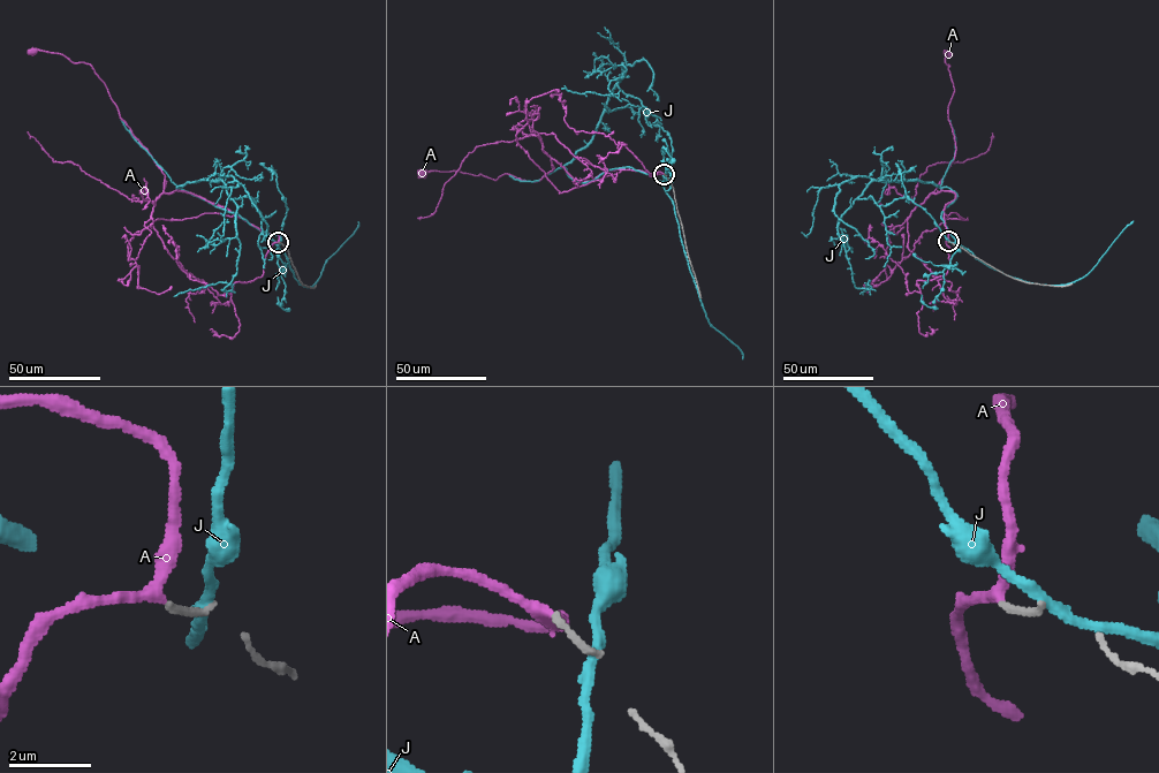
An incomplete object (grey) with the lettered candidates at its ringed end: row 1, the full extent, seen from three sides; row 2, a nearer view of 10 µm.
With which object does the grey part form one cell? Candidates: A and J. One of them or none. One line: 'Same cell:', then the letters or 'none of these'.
Same cell: A

